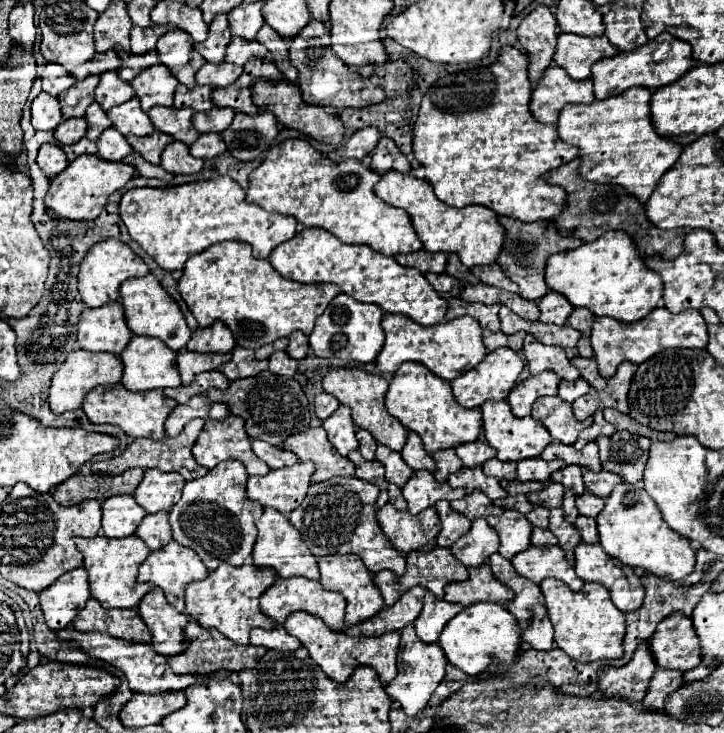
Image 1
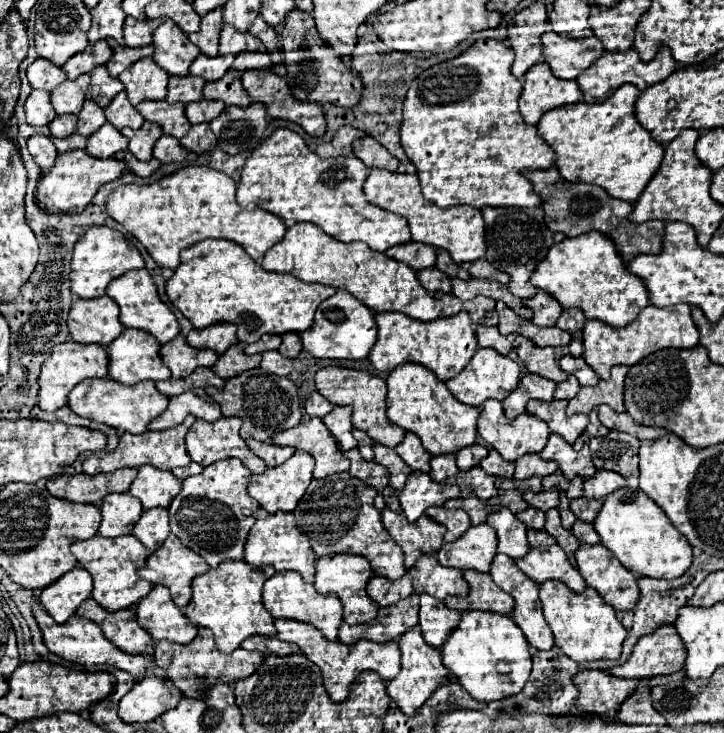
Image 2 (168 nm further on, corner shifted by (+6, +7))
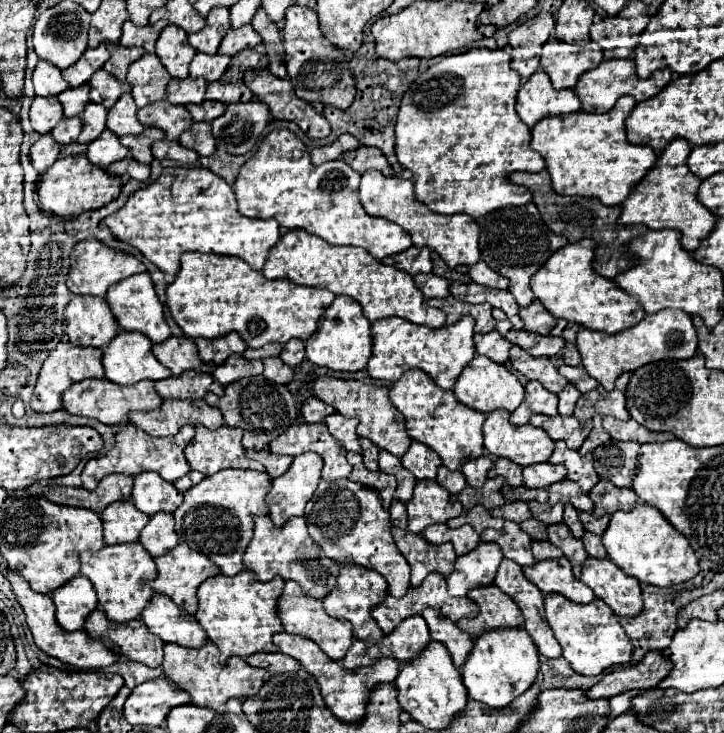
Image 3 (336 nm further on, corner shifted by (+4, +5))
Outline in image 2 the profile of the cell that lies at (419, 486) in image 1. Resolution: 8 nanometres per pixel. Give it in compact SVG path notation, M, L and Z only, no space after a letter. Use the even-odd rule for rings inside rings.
M410 473L398 499L408 521L416 521L428 507L442 505L446 499L460 497L458 485L436 483L428 473Z

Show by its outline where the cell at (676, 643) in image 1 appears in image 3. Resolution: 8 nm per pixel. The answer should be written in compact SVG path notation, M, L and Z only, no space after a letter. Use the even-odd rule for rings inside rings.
M650 651L642 663L616 669L602 677L594 687L586 691L590 699L610 699L630 689L654 689L672 669L672 663L658 651Z

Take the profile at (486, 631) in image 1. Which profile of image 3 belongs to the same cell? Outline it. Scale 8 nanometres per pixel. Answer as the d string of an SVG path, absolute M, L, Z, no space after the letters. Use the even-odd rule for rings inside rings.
M504 629L488 631L474 641L474 649L462 667L464 685L470 699L480 701L488 707L502 709L510 705L512 699L522 695L536 679L540 659L534 641L524 629Z

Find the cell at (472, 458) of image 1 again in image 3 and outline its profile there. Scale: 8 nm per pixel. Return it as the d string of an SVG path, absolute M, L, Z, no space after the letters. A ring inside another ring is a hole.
M478 457L478 459L464 463L462 473L470 487L482 487L482 483L486 483L486 475L488 475L490 467L492 467L492 461L488 457Z

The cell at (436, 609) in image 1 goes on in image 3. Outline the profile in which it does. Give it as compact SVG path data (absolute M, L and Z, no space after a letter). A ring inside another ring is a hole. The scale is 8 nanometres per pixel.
M434 609L422 611L422 617L428 623L430 635L434 641L440 641L452 655L452 661L456 667L462 667L466 661L466 655L470 655L470 647L474 647L474 641L470 635L466 635L454 621L446 619Z

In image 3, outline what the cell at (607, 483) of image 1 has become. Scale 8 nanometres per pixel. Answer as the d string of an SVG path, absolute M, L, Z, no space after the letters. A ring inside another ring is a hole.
M600 479L588 493L594 501L594 515L612 515L614 511L632 511L638 503L638 497L632 489L614 487L614 483Z

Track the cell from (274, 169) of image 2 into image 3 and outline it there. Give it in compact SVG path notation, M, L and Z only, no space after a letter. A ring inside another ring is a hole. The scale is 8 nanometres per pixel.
M274 129L264 137L258 151L242 165L242 169L236 177L236 183L234 183L234 193L236 193L236 201L238 201L238 211L244 217L276 219L286 229L304 229L304 231L324 239L330 245L362 247L374 259L384 259L384 257L396 255L400 251L406 251L412 245L410 235L396 223L390 223L380 217L370 217L360 205L358 183L360 183L360 175L352 167L346 167L346 163L342 159L328 161L328 163L322 163L316 167L310 163L310 153L306 151L302 141L292 131Z

